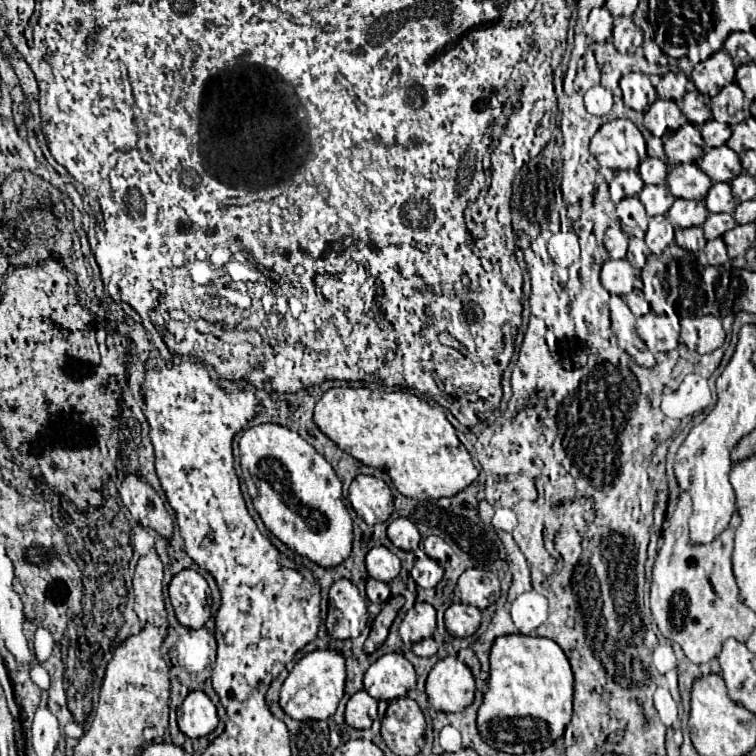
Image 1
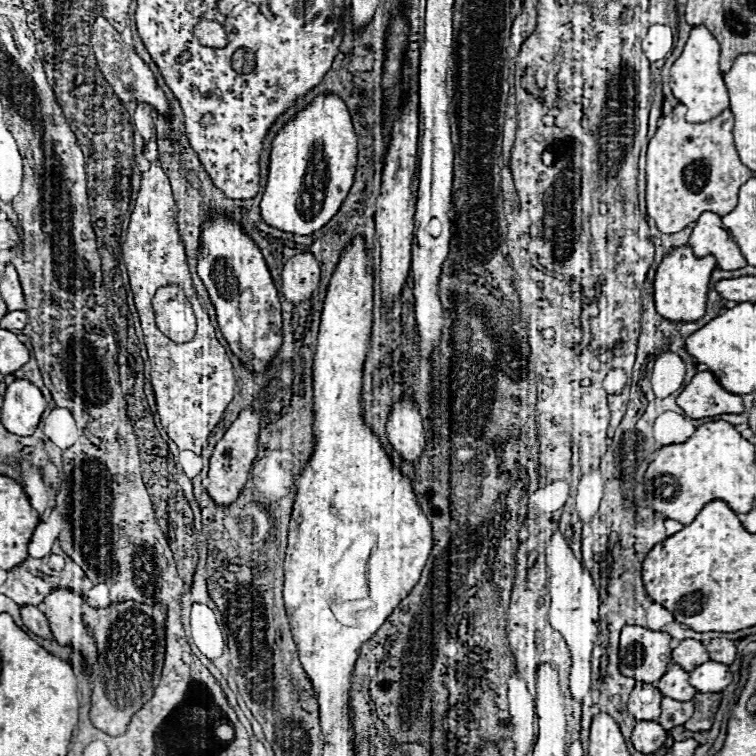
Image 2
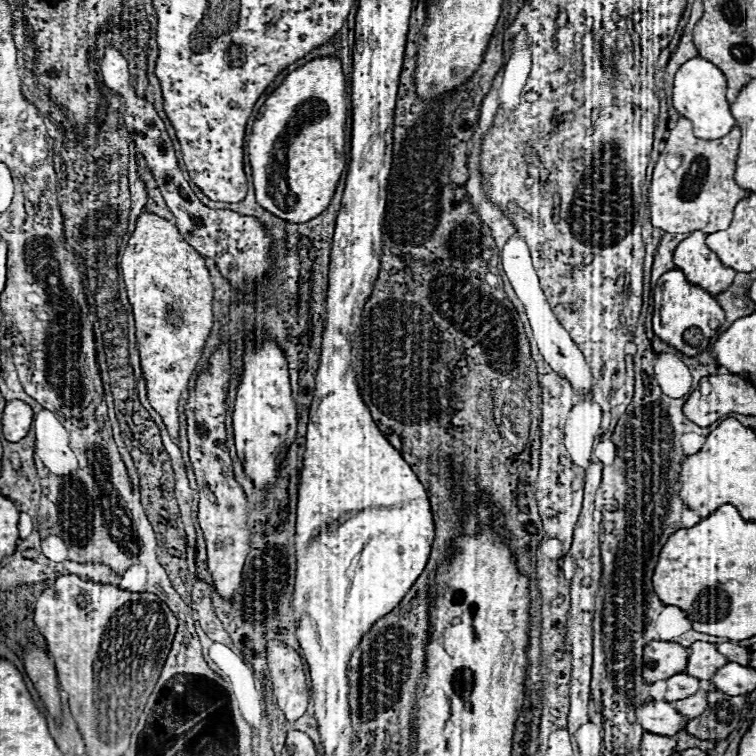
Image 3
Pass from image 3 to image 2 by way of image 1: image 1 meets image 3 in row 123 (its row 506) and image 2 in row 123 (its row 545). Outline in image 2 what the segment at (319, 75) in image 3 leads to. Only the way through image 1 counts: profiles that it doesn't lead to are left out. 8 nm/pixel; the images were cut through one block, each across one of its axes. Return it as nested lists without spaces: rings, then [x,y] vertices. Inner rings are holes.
[[[336,94],[316,96],[288,120],[272,140],[264,196],[260,202],[266,224],[308,236],[340,210],[356,172],[356,134],[344,100]]]

